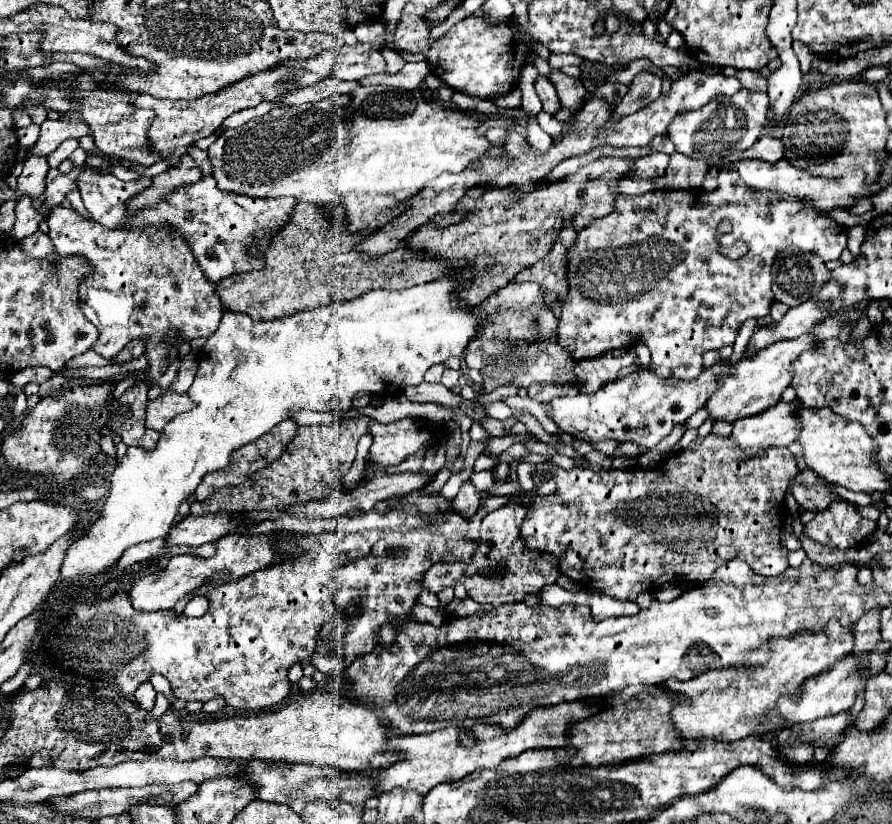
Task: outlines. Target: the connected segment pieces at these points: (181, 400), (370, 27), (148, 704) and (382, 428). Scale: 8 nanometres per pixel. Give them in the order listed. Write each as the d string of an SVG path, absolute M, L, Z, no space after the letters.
M164 391L154 401L148 401L146 407L146 427L154 431L162 431L166 423L170 423L176 415L194 409L192 399L186 393Z
M380 21L364 23L354 29L358 41L372 45L376 51L382 51L386 47L386 35L384 35L384 25Z
M144 683L142 687L140 687L140 691L136 691L134 693L134 703L138 705L138 707L142 707L144 711L146 709L152 709L154 707L154 703L156 703L156 691L154 691L154 687L150 685L150 683Z
M410 417L388 425L372 421L368 433L374 439L370 447L370 461L382 467L400 465L406 457L426 447L434 437L432 429Z

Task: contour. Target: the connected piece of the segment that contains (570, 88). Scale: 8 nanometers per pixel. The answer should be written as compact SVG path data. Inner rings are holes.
M552 71L550 81L554 83L554 87L558 91L562 107L570 109L572 113L578 113L582 109L586 97L588 97L588 91L582 85L582 81L574 79L574 77L568 77L568 75L560 73L560 71Z

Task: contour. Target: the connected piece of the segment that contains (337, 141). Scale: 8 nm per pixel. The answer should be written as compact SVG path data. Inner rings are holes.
M358 87L350 93L344 95L336 95L336 97L328 97L324 101L312 103L312 107L280 107L280 109L272 109L270 113L256 117L248 123L244 123L238 129L230 129L226 133L222 133L208 149L208 155L212 159L212 167L214 173L212 177L218 181L218 187L224 191L232 191L232 193L240 193L240 195L248 195L248 197L282 197L282 195L292 195L298 201L306 201L306 203L320 203L328 210L329 216L333 219L336 216L336 209L344 207L346 209L346 219L348 219L348 227L352 231L360 231L364 227L384 227L390 219L398 217L400 213L404 213L408 207L402 205L404 199L418 195L420 189L424 187L424 183L428 183L430 179L438 177L440 173L460 173L464 171L472 161L480 159L486 151L488 151L488 139L484 135L478 135L476 129L480 127L482 121L486 121L486 115L466 115L464 111L458 109L446 109L442 105L438 105L434 99L426 99L422 95L420 89L400 89L400 87Z

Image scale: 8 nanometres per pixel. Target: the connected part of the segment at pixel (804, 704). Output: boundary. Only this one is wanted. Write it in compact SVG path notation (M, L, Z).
M852 651L848 657L842 657L832 667L828 667L828 671L822 671L820 675L810 677L802 685L802 695L798 701L790 701L788 697L782 697L780 713L782 713L784 721L804 723L804 721L814 721L820 717L830 717L830 715L848 711L852 707L852 703L856 703L856 691L860 691L860 687L862 687L858 665L860 663L856 663L856 651Z

